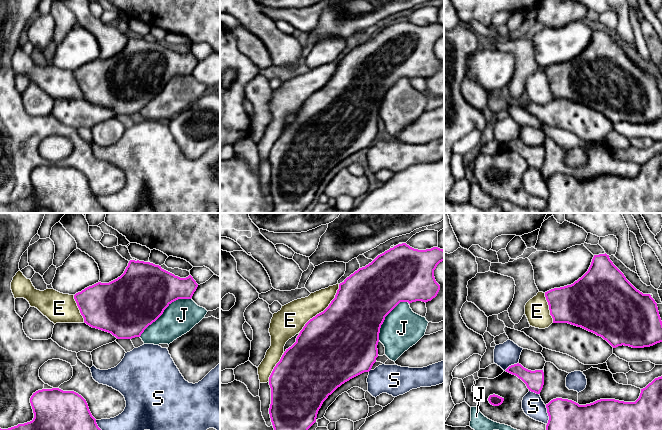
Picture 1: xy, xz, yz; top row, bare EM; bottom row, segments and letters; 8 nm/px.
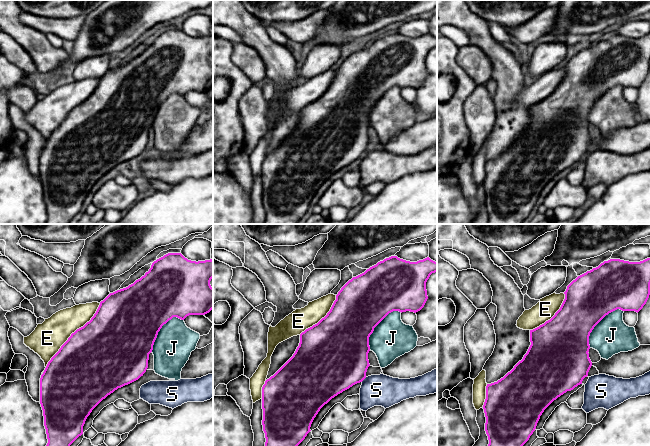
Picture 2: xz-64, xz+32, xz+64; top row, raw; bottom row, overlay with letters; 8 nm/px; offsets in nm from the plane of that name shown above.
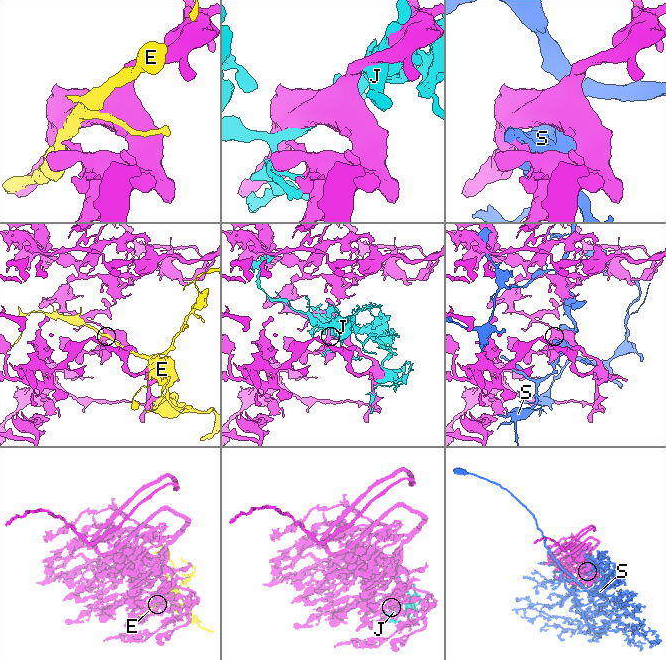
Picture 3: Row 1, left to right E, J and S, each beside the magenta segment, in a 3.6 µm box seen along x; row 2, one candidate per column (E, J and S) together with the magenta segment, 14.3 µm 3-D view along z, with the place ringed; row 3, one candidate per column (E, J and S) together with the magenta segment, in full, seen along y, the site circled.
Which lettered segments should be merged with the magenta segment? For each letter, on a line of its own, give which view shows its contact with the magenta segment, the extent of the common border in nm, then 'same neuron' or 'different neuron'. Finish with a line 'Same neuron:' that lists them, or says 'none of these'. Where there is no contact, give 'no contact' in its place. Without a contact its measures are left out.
E: xz | 500 nm | different neuron
J: xy | 500 nm | different neuron
S: yz | 170 nm | different neuron
Same neuron: none of these

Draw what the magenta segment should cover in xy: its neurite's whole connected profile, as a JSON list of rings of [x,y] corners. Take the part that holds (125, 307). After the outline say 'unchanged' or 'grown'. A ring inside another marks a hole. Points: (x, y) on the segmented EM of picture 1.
[[[130,260],[120,277],[109,283],[98,282],[89,286],[76,293],[74,299],[84,318],[84,323],[92,328],[111,333],[117,339],[132,339],[140,337],[144,330],[155,322],[172,302],[178,299],[191,299],[197,287],[198,284],[191,275],[186,278],[180,278],[162,269],[159,265]]] | unchanged

